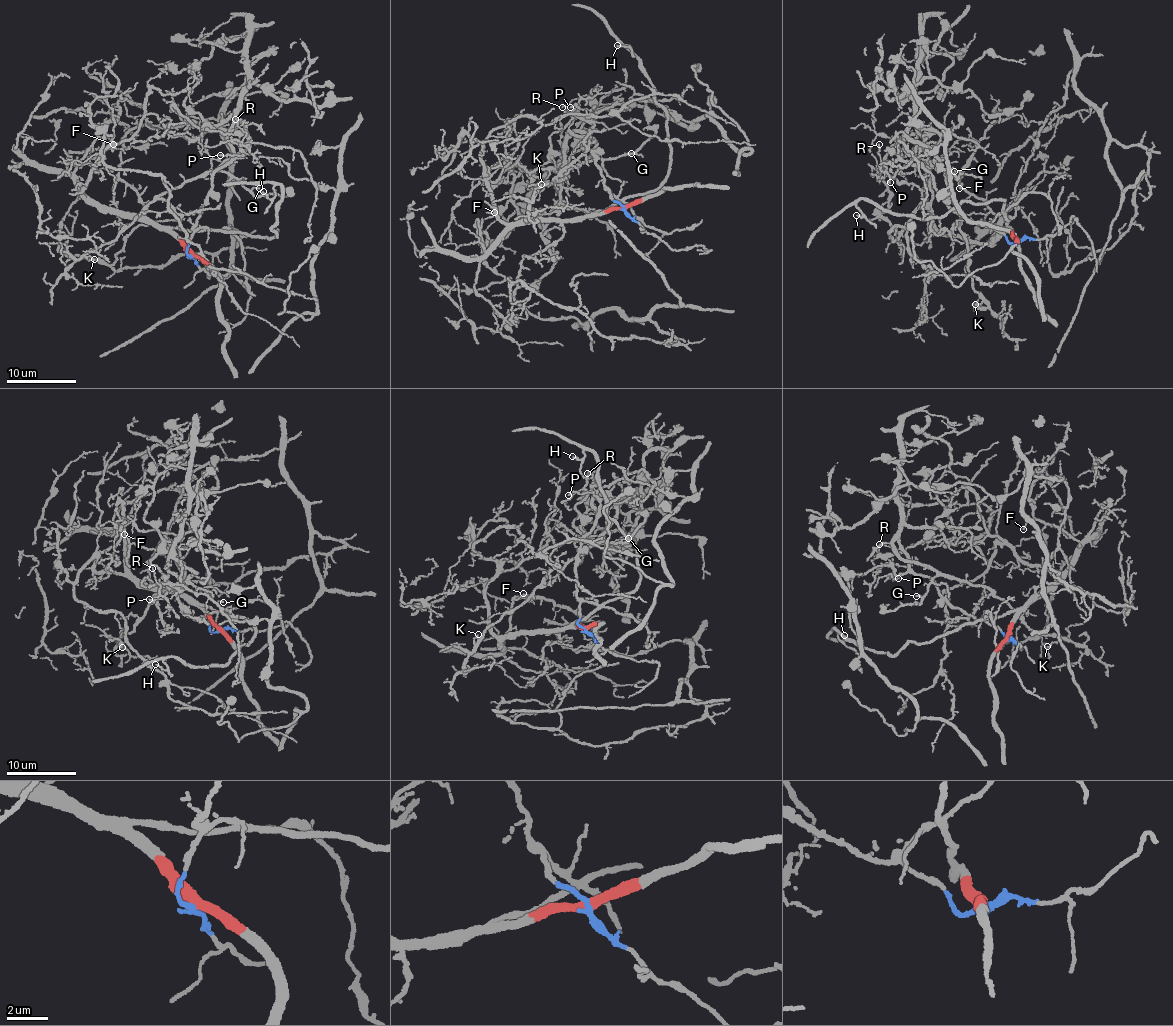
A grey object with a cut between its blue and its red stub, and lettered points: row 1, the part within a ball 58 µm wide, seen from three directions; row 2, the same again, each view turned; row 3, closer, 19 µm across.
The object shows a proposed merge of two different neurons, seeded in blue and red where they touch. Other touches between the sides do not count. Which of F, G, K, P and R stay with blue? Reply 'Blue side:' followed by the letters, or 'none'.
Blue side: G, K, P, R

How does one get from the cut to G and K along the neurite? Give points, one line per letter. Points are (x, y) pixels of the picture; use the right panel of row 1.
G: (1017, 239), (953, 212), (904, 138), (932, 148), (945, 172), (955, 171)
K: (1017, 239), (953, 212), (903, 137), (938, 157), (982, 301), (975, 303)

